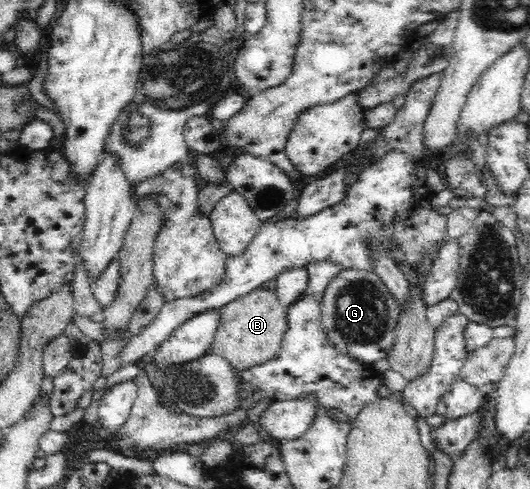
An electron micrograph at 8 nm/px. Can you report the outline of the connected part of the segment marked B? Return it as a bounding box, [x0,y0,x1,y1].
[207,288,287,372]

